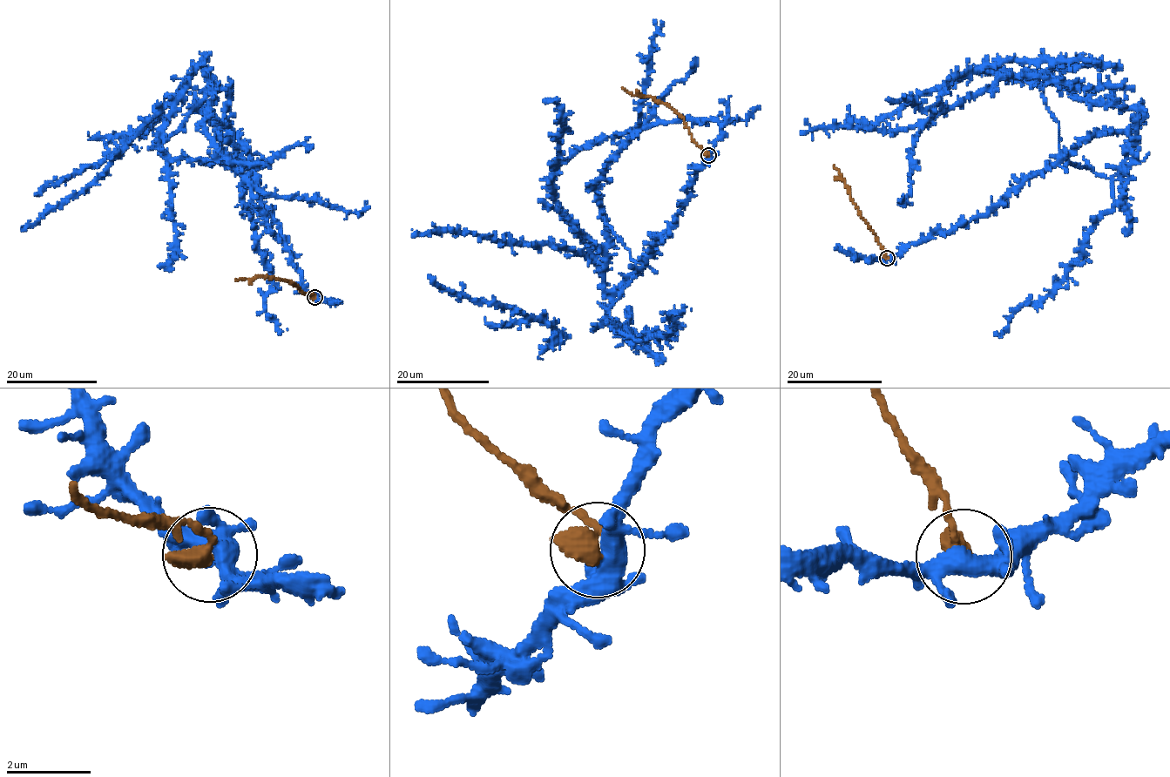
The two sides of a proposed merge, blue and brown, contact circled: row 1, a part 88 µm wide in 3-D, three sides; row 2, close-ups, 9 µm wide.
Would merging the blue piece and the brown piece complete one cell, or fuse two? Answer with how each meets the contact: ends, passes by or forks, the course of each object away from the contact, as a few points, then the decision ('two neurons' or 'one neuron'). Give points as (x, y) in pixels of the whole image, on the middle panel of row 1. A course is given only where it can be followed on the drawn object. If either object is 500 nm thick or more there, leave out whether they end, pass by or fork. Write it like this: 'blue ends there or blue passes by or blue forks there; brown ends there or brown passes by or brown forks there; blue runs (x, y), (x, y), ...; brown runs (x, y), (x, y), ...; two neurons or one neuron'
blue forks there; brown ends there; blue runs (709, 155), (639, 268), (594, 187), (625, 134), (578, 148), (551, 177), (589, 253), (411, 229); brown runs (708, 155), (693, 140), (689, 129), (671, 107), (650, 97), (631, 95), (623, 87); two neurons

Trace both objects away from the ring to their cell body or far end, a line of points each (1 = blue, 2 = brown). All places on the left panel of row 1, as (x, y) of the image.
1: (315, 297), (209, 104), (205, 129), (241, 166), (162, 151), (195, 67), (98, 177), (21, 226)
2: (314, 297), (301, 292), (298, 286), (282, 280), (262, 276), (236, 280)

